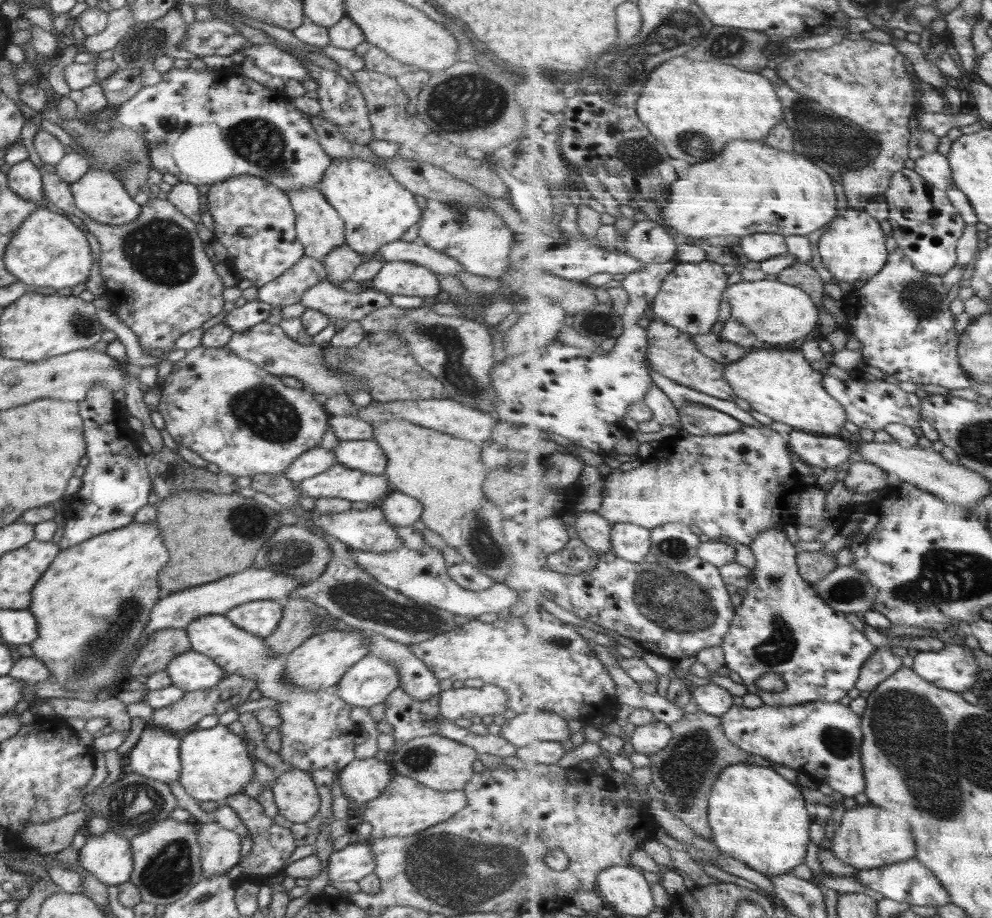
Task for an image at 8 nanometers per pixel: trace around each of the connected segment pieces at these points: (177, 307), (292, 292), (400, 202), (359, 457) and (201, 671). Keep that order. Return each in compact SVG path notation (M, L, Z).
M42 172L43 192L48 203L62 209L66 214L82 219L89 232L100 244L100 276L105 285L105 297L110 302L111 312L136 336L142 349L172 350L176 341L185 332L200 328L204 322L222 312L226 300L222 295L224 282L214 270L214 261L208 258L202 240L196 232L195 223L179 212L168 200L151 194L148 202L141 206L136 220L123 226L109 226L94 221L75 205L69 183L64 182L56 173Z
M308 255L286 270L278 279L272 280L258 289L258 300L277 306L290 306L300 303L302 294L308 288L327 281L327 271L321 260Z
M332 158L317 187L342 218L345 242L365 259L378 257L382 246L401 240L407 229L421 220L422 210L414 195L398 184L382 166L368 160Z
M373 439L341 441L333 448L336 462L366 474L384 476L387 458Z
M188 650L184 654L174 656L166 671L172 680L172 686L182 691L204 691L222 684L227 672L211 658Z

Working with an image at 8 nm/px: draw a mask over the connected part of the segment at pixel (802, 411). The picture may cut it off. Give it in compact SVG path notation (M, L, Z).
M761 349L751 352L744 361L726 365L726 380L732 384L732 388L739 397L751 402L754 409L796 429L824 435L839 435L851 421L842 401L836 399L826 389L824 373L812 366L812 362L807 360L802 350Z

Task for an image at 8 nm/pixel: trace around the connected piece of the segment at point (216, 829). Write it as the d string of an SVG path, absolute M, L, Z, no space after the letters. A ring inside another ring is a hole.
M215 821L197 824L198 845L203 878L224 876L240 862L240 836Z

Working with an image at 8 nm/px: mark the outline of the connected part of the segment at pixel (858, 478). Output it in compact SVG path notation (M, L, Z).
M856 461L848 466L845 483L855 493L879 493L890 484L890 473L868 461Z

